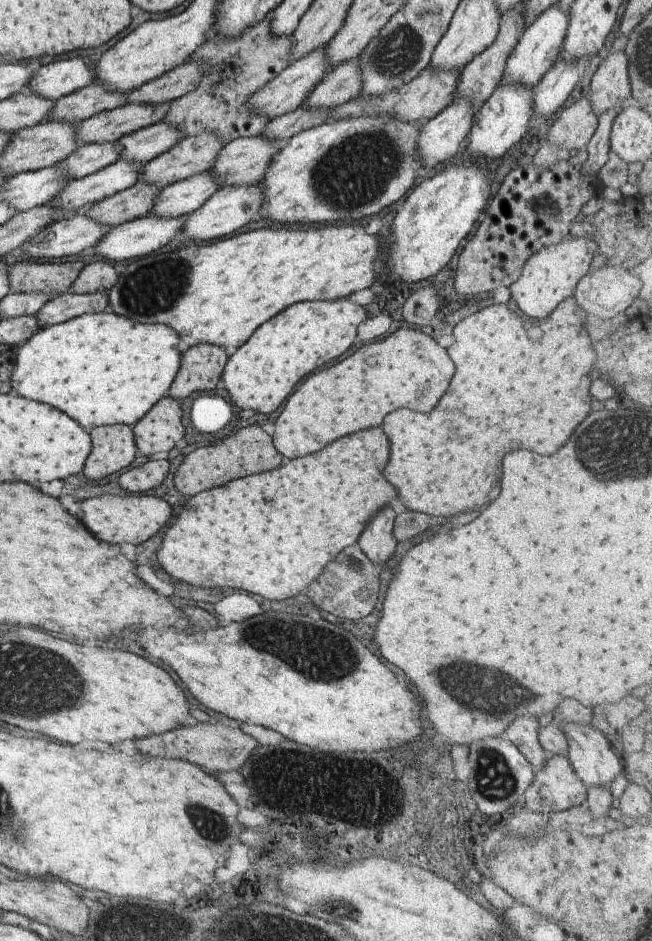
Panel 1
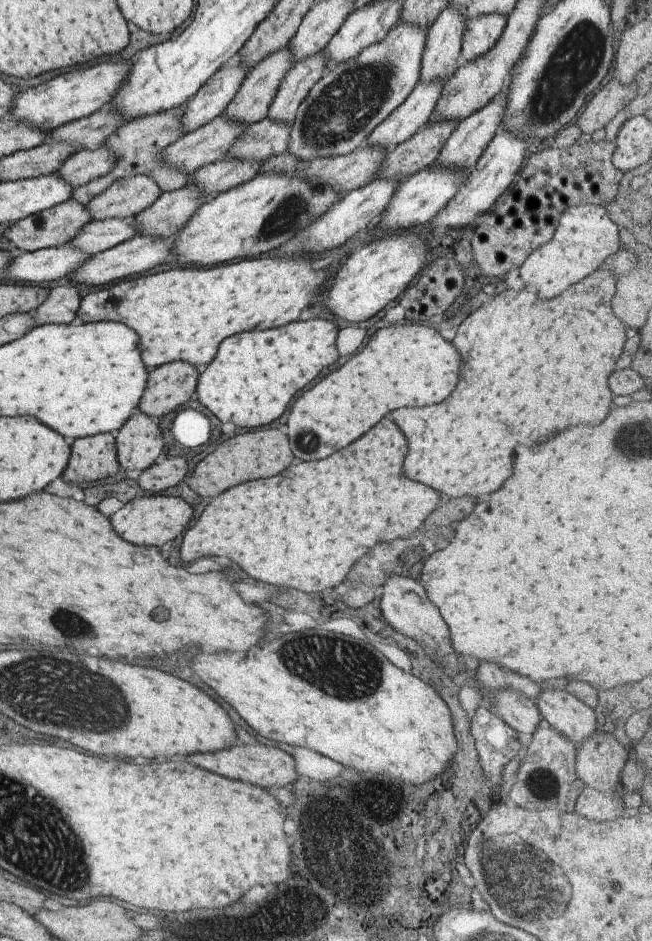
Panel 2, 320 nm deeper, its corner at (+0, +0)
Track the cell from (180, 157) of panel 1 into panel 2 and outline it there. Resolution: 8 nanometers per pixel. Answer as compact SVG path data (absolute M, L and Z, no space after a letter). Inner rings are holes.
M130 176L114 180L83 206L93 221L126 219L147 208L161 193L149 176Z

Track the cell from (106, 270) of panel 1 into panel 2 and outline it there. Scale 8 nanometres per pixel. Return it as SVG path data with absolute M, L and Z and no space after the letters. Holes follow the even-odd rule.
M70 283L49 289L45 300L33 310L35 326L71 322L81 300L76 287Z

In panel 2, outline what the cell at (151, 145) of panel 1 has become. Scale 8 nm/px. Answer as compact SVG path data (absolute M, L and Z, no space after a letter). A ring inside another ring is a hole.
M99 143L91 150L77 150L69 155L54 172L74 189L102 177L114 165L116 157Z

